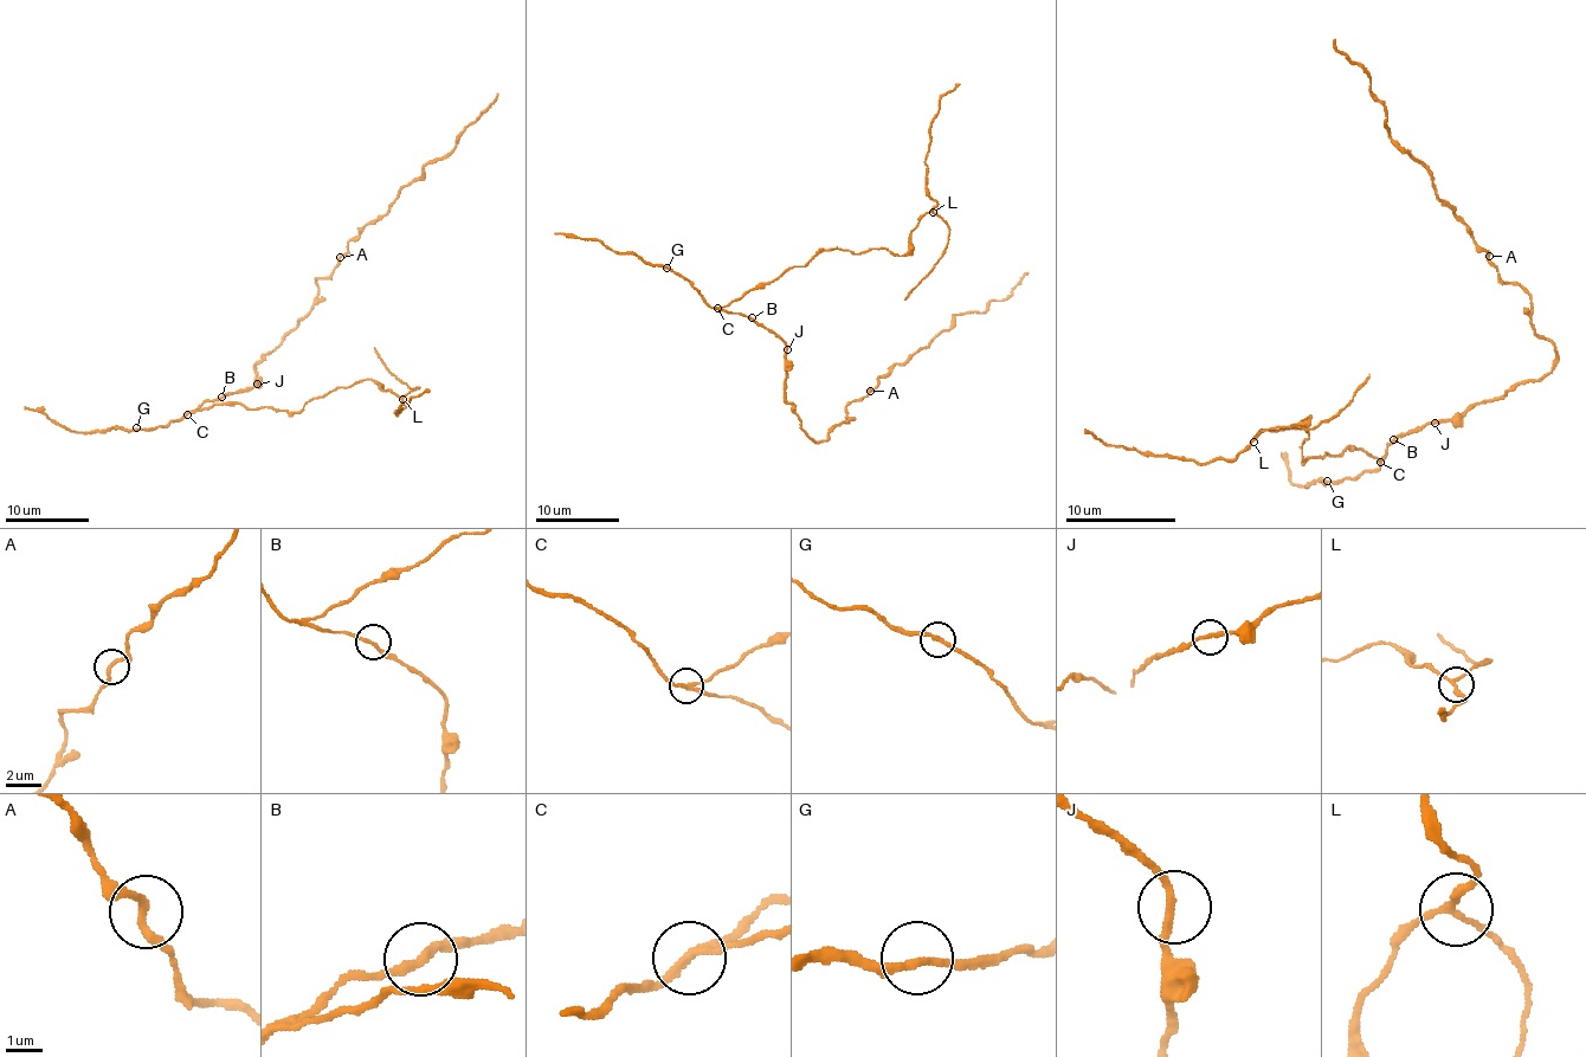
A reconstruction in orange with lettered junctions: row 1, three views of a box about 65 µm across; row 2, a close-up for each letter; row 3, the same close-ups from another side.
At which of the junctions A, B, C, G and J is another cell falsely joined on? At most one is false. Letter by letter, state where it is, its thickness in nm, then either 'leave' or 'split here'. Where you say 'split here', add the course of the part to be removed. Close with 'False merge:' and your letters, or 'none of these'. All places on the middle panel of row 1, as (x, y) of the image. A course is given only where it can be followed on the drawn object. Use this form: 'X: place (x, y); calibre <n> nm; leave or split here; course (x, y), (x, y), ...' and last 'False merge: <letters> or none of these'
A: place (870, 391); calibre 200 nm; leave
B: place (752, 317); calibre 240 nm; leave
C: place (717, 308); calibre 180 nm; split here; course (716, 307), (823, 251), (903, 255), (937, 204), (924, 158), (930, 124), (939, 100), (960, 84)
G: place (666, 268); calibre 220 nm; leave
J: place (787, 349); calibre 200 nm; leave
False merge: C

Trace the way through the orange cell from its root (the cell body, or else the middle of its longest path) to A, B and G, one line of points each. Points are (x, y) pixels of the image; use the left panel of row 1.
A: (255, 382), (255, 366), (311, 309), (317, 295), (315, 278), (326, 278), (340, 257)
B: (255, 382), (251, 388), (221, 397)
G: (255, 382), (251, 388), (226, 393), (216, 401), (202, 401), (166, 426), (136, 427)

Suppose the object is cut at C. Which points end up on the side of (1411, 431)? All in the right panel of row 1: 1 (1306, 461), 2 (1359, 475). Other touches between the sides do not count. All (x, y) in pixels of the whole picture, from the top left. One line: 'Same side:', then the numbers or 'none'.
Same side: 2

